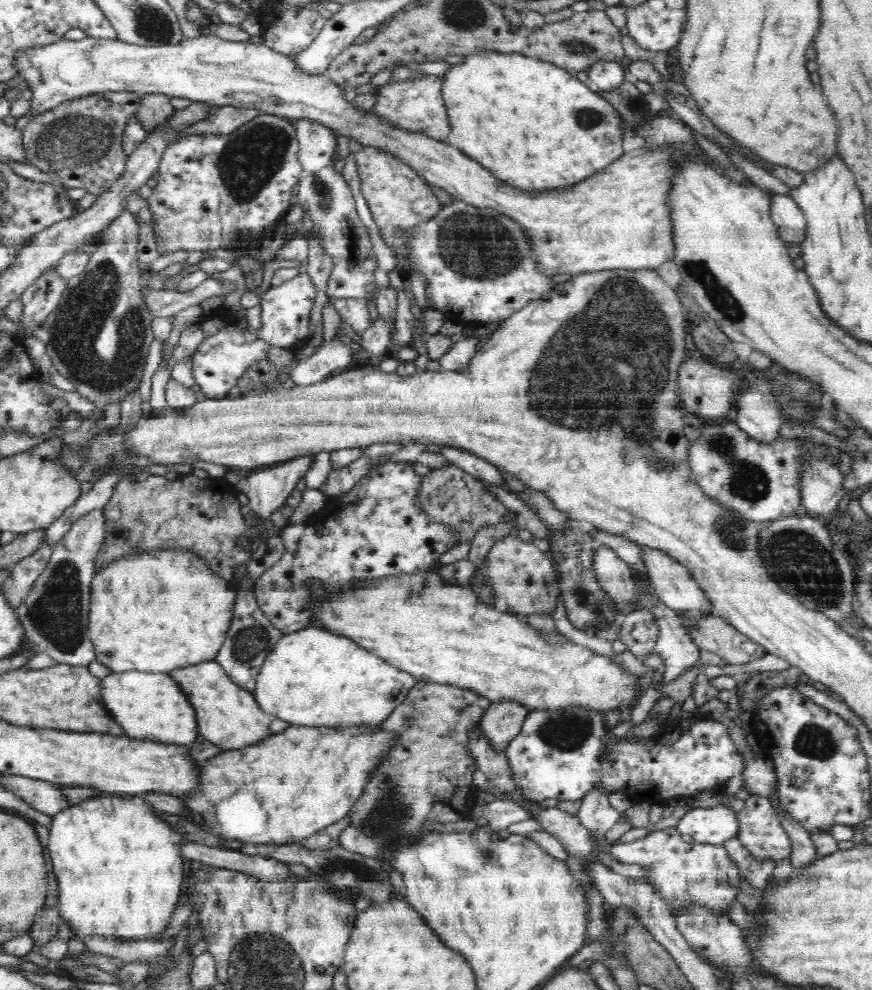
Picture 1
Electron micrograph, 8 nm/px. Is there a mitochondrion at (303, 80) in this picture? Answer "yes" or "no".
no

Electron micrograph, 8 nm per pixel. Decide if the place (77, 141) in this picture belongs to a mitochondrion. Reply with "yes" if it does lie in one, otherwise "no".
yes

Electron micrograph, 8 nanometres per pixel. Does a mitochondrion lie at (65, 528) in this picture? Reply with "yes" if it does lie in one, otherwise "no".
no

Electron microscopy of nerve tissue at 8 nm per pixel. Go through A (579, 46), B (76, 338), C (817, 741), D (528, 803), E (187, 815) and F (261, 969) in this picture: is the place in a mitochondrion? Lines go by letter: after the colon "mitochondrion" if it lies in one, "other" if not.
A: mitochondrion
B: mitochondrion
C: mitochondrion
D: other
E: other
F: mitochondrion

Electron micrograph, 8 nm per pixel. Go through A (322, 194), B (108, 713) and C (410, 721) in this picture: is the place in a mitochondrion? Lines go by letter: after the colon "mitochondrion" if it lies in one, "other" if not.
A: mitochondrion
B: other
C: mitochondrion

